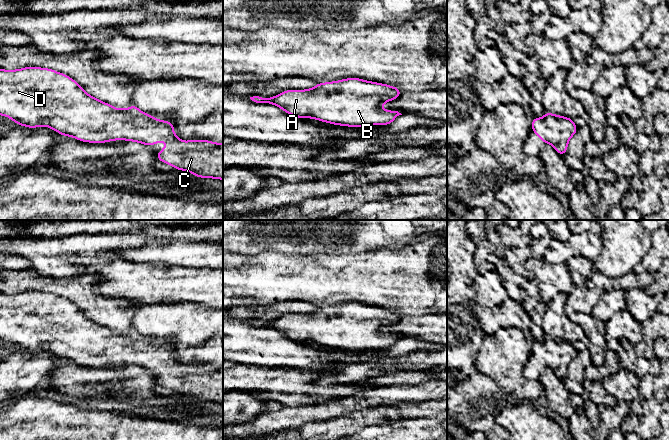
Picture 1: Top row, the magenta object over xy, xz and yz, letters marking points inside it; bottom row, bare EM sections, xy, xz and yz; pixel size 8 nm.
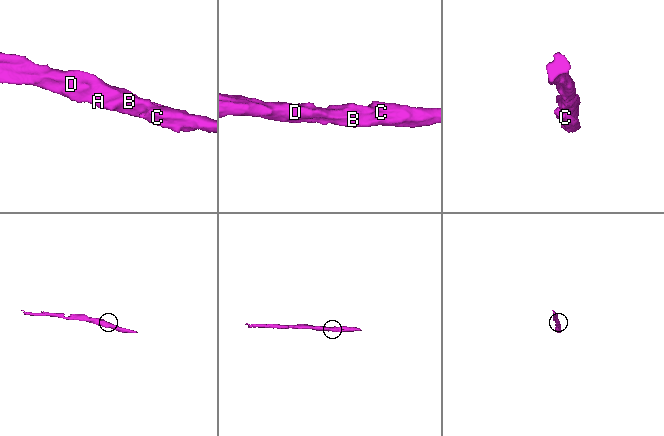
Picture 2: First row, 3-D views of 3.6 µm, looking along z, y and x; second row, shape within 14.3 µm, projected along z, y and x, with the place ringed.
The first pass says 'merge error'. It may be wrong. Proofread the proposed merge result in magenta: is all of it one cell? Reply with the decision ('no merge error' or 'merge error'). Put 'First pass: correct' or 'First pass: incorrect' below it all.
no merge error
First pass: incorrect

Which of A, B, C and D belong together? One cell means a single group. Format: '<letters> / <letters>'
A B C D

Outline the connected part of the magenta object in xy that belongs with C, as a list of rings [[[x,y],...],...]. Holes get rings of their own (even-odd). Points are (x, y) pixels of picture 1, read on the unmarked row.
[[[26,291],[12,295],[0,293],[0,338],[11,342],[18,349],[29,352],[47,350],[63,360],[74,361],[83,366],[104,367],[124,363],[152,370],[159,365],[166,365],[167,370],[162,375],[157,376],[158,384],[173,390],[175,393],[188,395],[197,401],[223,404],[222,367],[213,367],[209,364],[183,364],[174,358],[174,349],[171,345],[162,345],[153,342],[148,337],[142,337],[136,329],[127,333],[116,333],[87,318],[83,311],[68,299],[52,293],[39,291]],[[175,366],[185,369],[188,373],[175,375],[173,372]]]

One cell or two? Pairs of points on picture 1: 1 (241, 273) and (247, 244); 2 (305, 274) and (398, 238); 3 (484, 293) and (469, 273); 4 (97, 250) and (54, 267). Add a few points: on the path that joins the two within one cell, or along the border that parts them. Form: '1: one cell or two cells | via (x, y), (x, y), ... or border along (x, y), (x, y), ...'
1: two cells | border along (233, 251), (246, 254), (268, 252)
2: two cells | border along (388, 247), (342, 253)
3: two cells | border along (475, 290), (476, 296), (468, 302)
4: one cell | via (86, 248), (70, 248), (62, 256)

